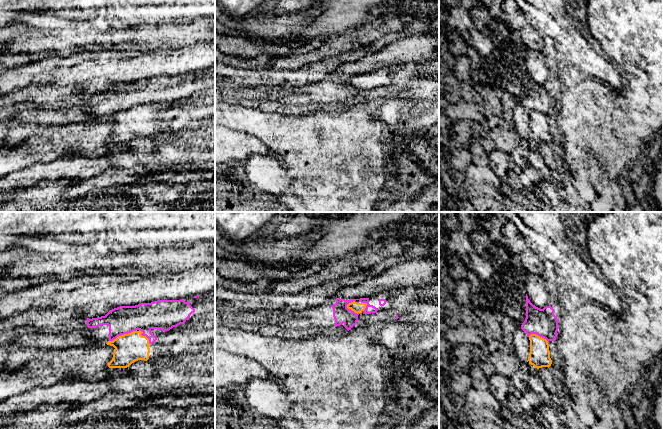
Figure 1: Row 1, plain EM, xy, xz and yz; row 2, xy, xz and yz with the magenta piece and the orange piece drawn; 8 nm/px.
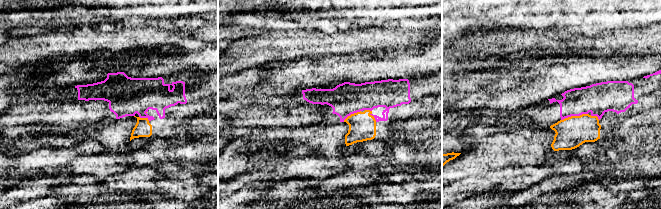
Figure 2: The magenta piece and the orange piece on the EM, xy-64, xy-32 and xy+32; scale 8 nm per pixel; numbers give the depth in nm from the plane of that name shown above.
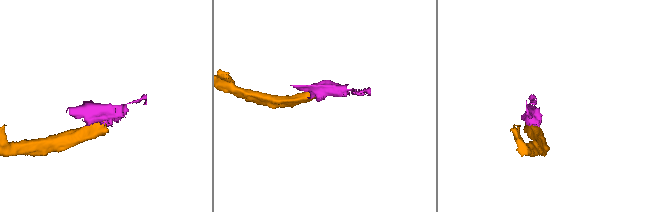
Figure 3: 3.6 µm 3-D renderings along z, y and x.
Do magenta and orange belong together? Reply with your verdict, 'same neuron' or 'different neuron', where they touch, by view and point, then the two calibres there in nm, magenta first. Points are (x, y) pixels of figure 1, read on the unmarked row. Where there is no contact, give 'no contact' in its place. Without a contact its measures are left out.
different neuron; meets magenta in xy at (122, 110); 220 nm thick on the magenta side, 240 nm on the other

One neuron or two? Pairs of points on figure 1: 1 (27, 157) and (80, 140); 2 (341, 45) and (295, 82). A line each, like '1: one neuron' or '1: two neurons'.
1: one neuron
2: two neurons

